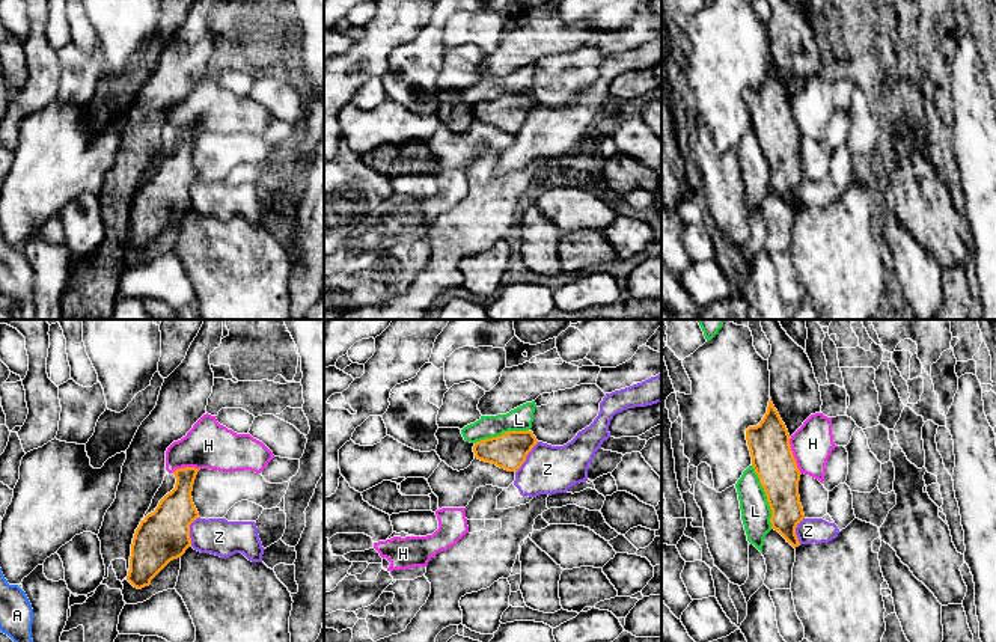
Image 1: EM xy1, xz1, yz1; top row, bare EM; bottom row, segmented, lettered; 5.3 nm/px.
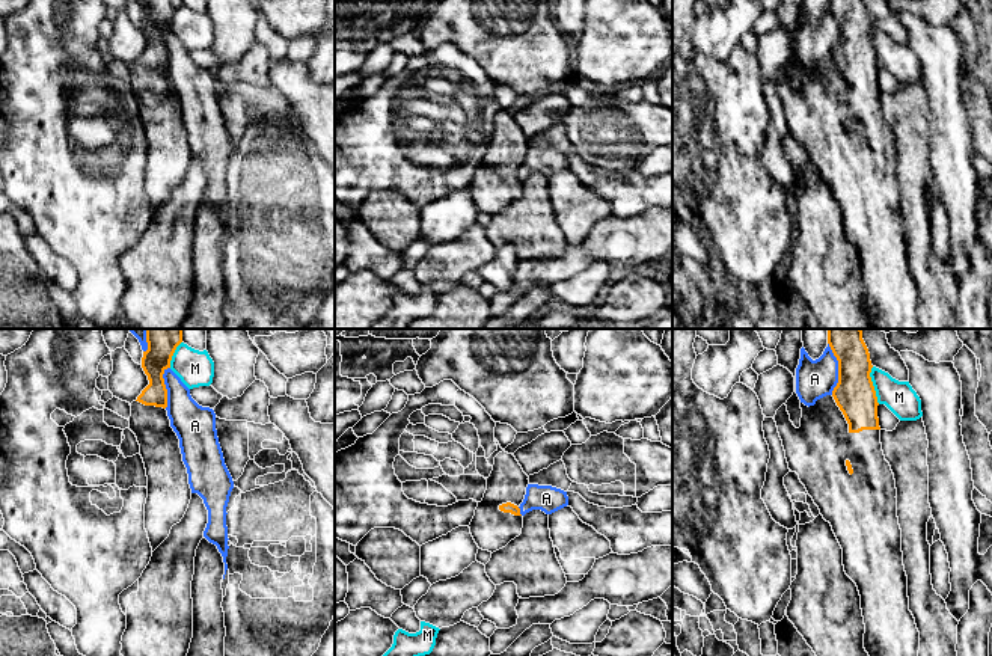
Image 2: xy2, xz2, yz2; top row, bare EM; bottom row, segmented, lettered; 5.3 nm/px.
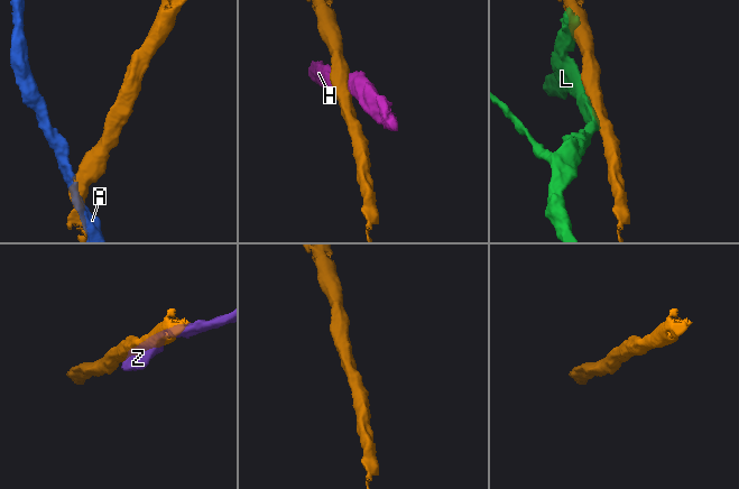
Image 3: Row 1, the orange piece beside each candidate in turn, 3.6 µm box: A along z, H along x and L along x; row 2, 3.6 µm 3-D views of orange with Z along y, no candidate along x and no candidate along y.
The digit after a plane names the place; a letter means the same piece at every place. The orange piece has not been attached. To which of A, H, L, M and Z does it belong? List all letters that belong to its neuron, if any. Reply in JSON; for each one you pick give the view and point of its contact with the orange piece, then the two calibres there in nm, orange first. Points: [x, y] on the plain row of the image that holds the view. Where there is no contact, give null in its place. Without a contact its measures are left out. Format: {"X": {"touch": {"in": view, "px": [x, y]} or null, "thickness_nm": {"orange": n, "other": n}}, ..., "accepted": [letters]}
{"accepted": []}

